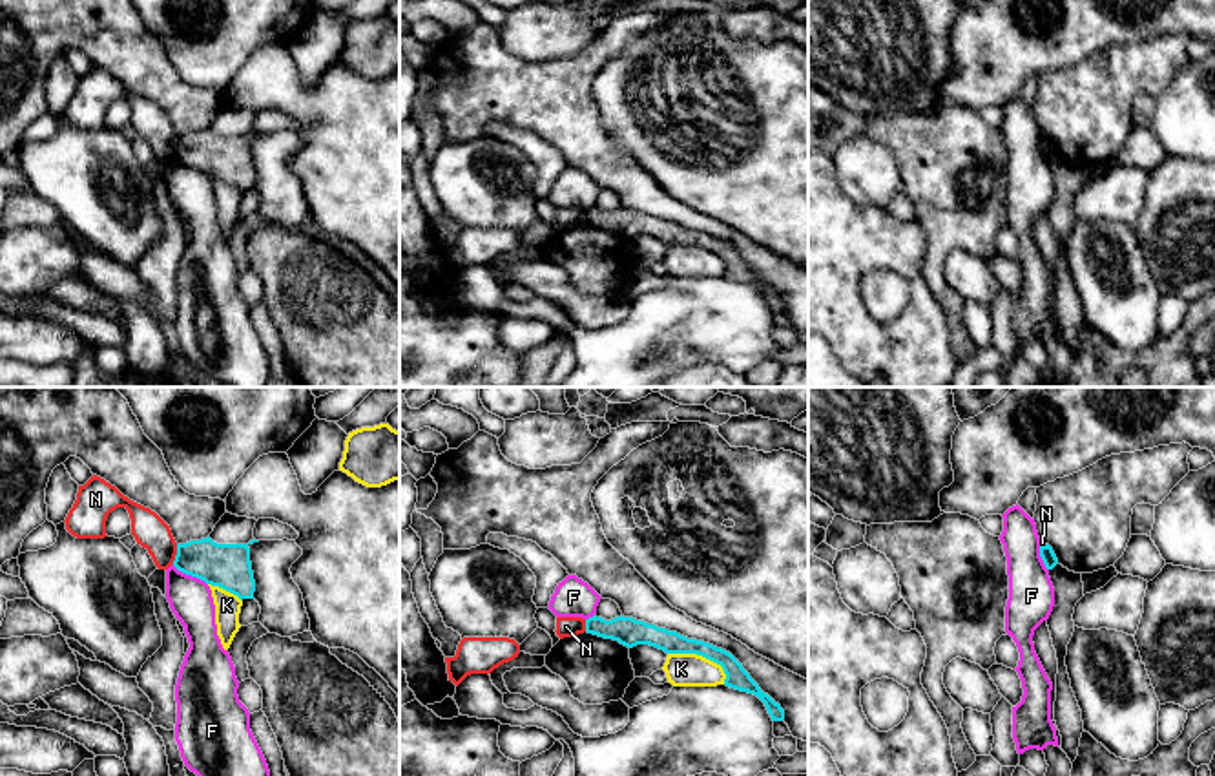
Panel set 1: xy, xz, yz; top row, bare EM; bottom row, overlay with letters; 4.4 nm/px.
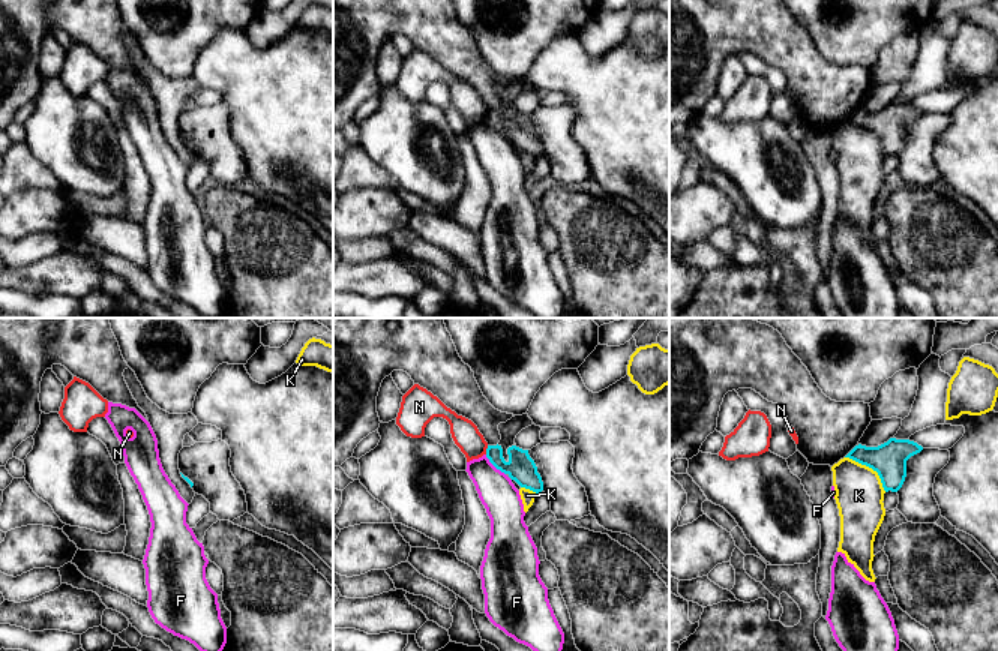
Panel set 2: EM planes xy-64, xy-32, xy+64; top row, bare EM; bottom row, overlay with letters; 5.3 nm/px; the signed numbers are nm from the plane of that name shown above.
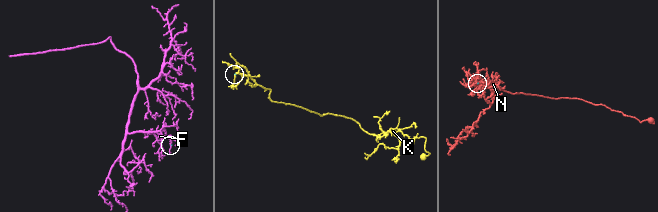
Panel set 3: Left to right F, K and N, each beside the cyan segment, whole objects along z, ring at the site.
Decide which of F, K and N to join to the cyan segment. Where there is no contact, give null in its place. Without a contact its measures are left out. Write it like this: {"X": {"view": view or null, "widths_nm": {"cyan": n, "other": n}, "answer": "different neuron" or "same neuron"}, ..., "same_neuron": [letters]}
{"F": {"view": "xy", "widths_nm": {"cyan": 200, "other": 190}, "answer": "different neuron"}, "K": {"view": "xz", "widths_nm": {"cyan": 100, "other": 140}, "answer": "different neuron"}, "N": {"view": "xy", "widths_nm": {"cyan": 200, "other": 150}, "answer": "different neuron"}, "same_neuron": []}

